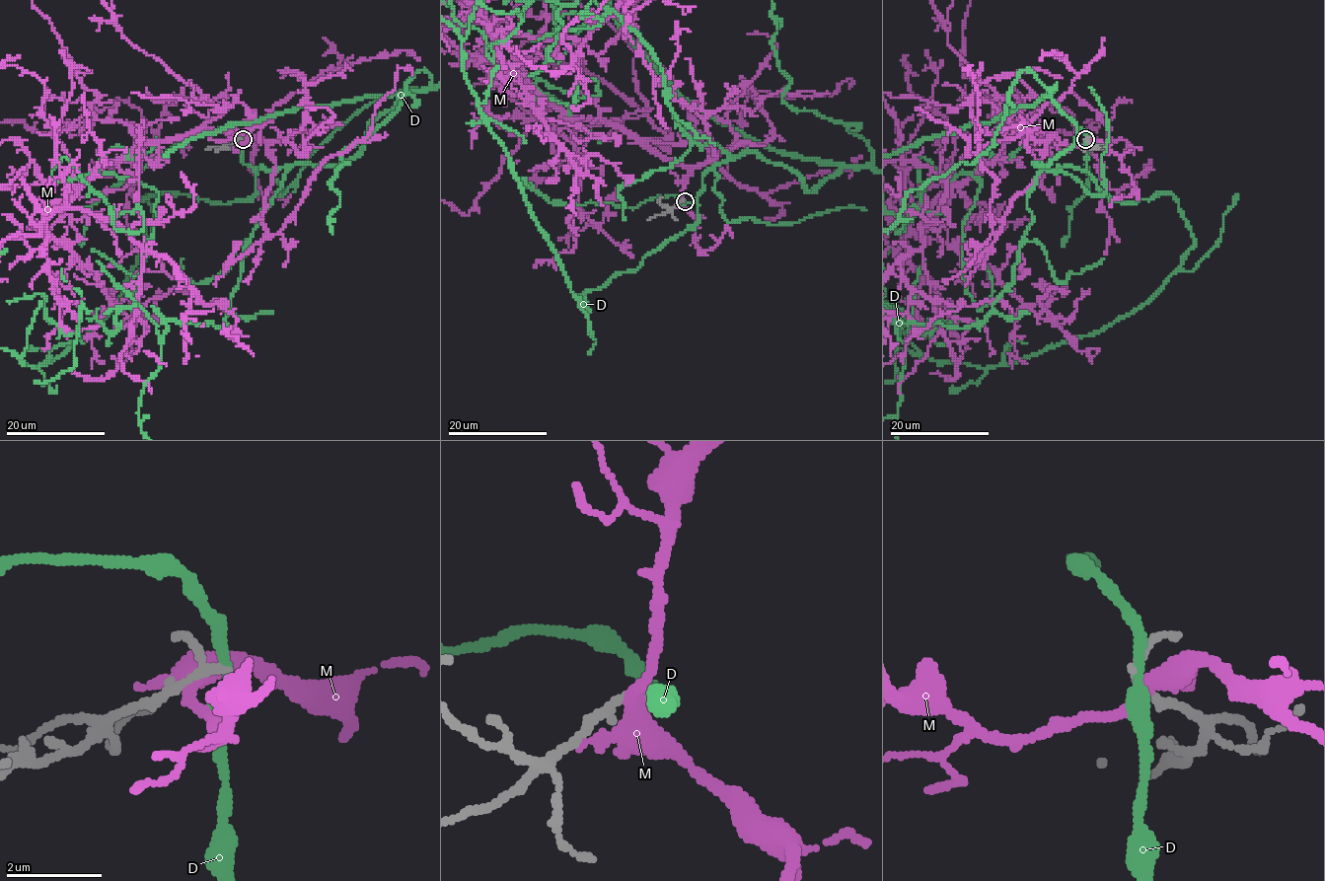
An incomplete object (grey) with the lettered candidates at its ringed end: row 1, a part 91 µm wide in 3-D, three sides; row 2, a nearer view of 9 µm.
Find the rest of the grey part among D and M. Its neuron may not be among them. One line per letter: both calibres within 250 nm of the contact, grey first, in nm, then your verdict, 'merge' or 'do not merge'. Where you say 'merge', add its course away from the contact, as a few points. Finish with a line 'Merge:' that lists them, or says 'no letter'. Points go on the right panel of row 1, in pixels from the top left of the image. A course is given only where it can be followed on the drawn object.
D: 160 nm thick on the grey side, 280 nm on the other; do not merge
M: 200 nm thick on the grey side, 320 nm on the other; do not merge
Merge: no letter

